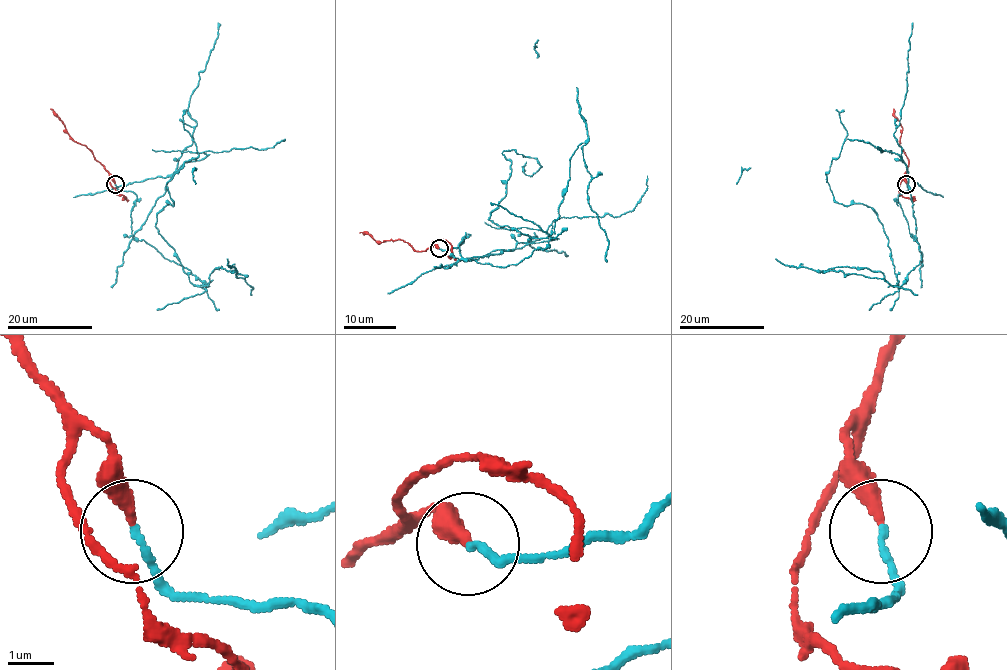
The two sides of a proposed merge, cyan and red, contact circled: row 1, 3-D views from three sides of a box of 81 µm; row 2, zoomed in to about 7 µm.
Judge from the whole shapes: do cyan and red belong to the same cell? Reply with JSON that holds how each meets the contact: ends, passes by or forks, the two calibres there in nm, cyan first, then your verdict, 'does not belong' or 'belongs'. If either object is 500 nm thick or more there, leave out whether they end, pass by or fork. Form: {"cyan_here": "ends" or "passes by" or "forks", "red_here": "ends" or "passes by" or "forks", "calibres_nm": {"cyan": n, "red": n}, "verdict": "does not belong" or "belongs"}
{"cyan_here": "ends", "red_here": "ends", "calibres_nm": {"cyan": 160, "red": 280}, "verdict": "does not belong"}

